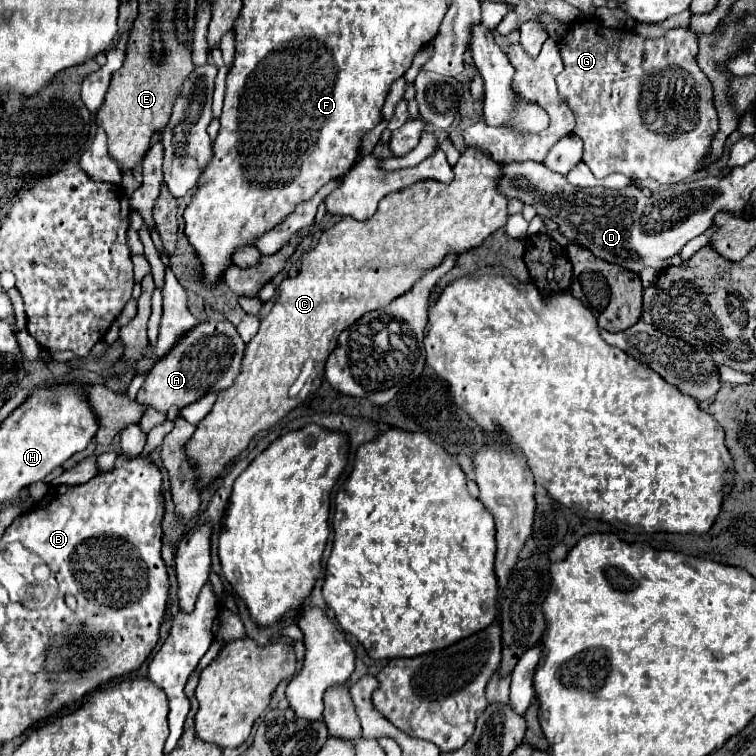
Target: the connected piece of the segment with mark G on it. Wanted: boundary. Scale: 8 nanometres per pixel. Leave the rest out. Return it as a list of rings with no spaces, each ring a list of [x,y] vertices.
[[[589,19],[589,21],[575,21],[573,27],[563,33],[563,37],[559,41],[559,49],[561,49],[561,59],[563,59],[565,71],[557,77],[557,87],[561,91],[561,97],[569,103],[569,107],[575,113],[575,119],[577,119],[575,133],[585,143],[583,161],[589,165],[589,169],[593,171],[595,177],[607,177],[611,173],[623,173],[631,181],[651,177],[651,179],[657,179],[661,185],[677,185],[683,179],[689,179],[695,173],[705,169],[705,161],[711,157],[711,141],[713,141],[713,137],[719,129],[719,117],[717,117],[717,109],[715,109],[715,103],[713,103],[713,89],[709,85],[709,77],[705,77],[705,73],[701,71],[701,67],[695,61],[697,39],[695,39],[693,33],[687,33],[685,29],[671,29],[659,39],[647,39],[647,37],[641,37],[639,33],[611,29],[611,27],[605,27],[597,19]]]

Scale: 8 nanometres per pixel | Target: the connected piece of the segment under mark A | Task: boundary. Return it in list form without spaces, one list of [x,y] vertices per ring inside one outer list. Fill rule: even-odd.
[[[201,321],[195,325],[177,345],[161,357],[149,371],[145,385],[137,393],[137,403],[167,413],[171,407],[183,409],[207,393],[219,393],[233,385],[243,361],[245,343],[237,333],[237,327],[229,321]]]

